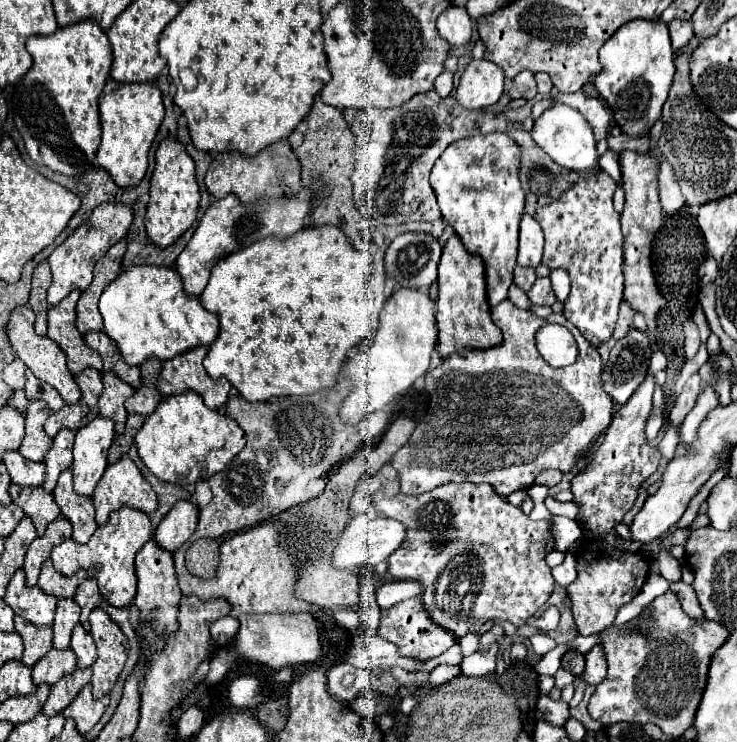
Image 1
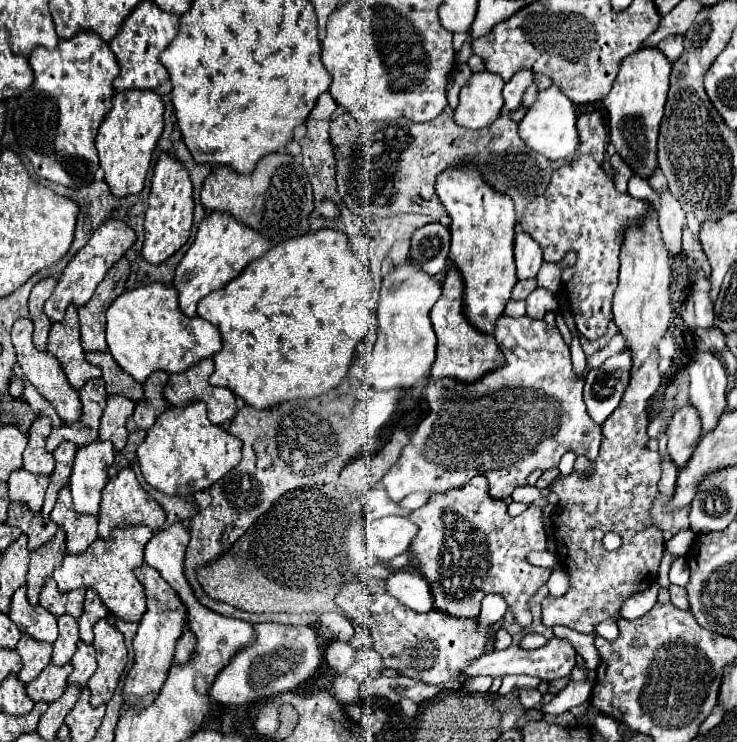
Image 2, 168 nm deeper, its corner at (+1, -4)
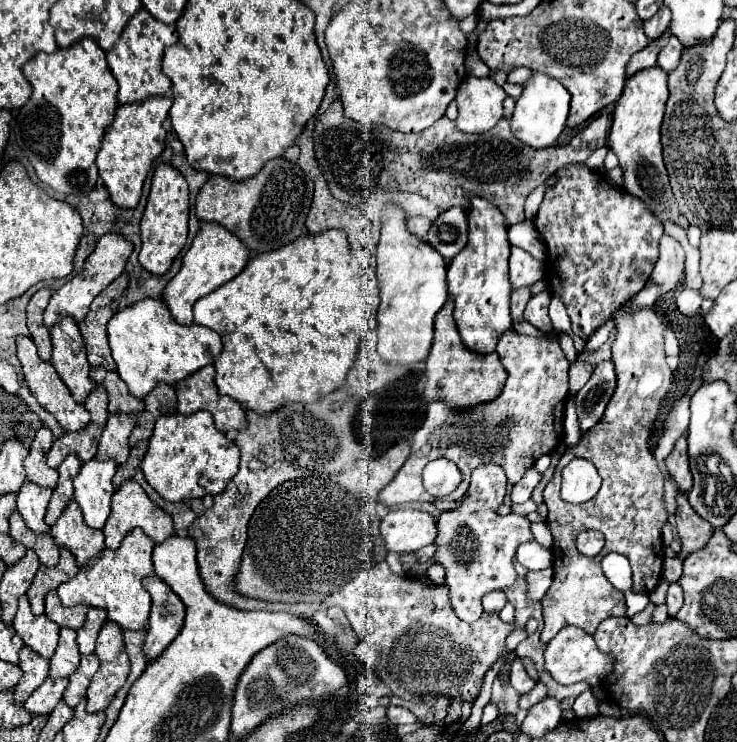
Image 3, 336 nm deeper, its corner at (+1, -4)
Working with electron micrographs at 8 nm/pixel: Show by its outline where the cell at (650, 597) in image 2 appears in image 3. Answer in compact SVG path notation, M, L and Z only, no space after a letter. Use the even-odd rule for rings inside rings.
M626 591L626 607L628 607L628 617L644 611L644 607L648 605L648 595L644 593L632 593Z

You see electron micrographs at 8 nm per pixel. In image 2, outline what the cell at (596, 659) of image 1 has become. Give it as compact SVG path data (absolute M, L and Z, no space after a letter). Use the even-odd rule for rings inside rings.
M586 679L586 681L570 681L566 689L562 689L548 705L542 707L542 711L544 711L544 713L552 713L552 715L570 711L572 707L582 705L584 701L590 699L592 687L594 687L594 679Z

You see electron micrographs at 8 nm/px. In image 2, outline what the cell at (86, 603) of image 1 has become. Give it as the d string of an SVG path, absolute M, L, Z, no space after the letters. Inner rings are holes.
M88 589L86 591L86 603L84 603L84 611L78 619L78 625L80 625L80 639L84 643L92 643L94 635L92 635L92 625L98 621L98 619L104 619L108 615L108 609L104 607L104 603L100 601L100 597L94 593L94 589Z

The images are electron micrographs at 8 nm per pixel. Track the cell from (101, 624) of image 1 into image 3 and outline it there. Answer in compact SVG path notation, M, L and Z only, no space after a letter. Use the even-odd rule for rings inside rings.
M112 621L104 623L98 635L96 655L100 659L100 669L92 677L90 687L86 691L88 713L104 711L114 699L116 691L126 683L130 671L130 659L126 655L122 629L116 623Z

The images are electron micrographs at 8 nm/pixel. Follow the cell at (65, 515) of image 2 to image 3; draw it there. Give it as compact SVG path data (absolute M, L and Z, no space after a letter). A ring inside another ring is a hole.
M72 501L52 525L52 537L60 549L68 549L76 557L78 567L84 567L96 553L104 549L104 533L90 529L84 523L76 501Z

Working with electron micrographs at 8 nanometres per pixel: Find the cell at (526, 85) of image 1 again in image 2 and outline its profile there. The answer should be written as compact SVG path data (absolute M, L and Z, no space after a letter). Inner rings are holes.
M524 69L524 75L518 73L504 85L504 105L510 113L514 113L522 105L522 95L532 83L534 83L534 73L530 69Z

